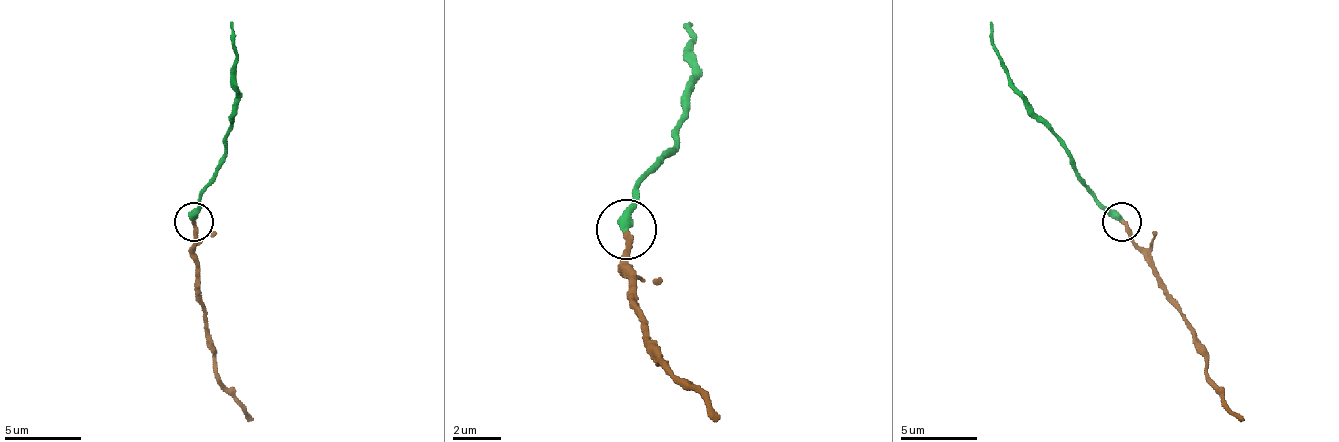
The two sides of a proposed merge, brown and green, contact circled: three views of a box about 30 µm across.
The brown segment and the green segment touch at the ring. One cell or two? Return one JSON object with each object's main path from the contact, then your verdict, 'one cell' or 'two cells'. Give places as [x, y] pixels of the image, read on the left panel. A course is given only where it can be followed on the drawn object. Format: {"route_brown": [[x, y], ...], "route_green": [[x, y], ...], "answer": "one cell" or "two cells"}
{"route_brown": [[193, 222], [204, 330], [216, 361], [216, 380], [254, 419]], "route_green": [[193, 219], [196, 203], [223, 149], [231, 122], [235, 84], [231, 22]], "answer": "one cell"}

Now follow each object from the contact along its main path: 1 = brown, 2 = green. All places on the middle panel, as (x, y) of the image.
1: (625, 228), (643, 336), (661, 360), (721, 420)
2: (625, 228), (631, 197), (673, 149), (685, 107), (691, 59), (685, 23)

